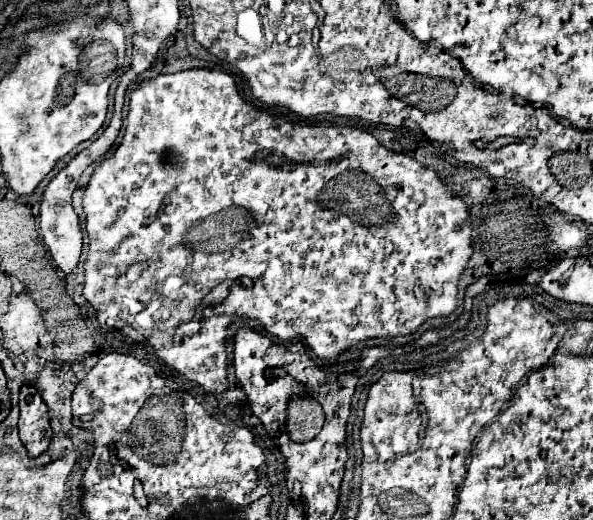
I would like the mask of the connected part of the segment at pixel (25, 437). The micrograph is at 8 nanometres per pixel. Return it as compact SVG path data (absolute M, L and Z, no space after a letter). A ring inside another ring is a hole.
M22 385L20 389L20 439L28 449L30 457L44 453L52 439L52 427L48 419L48 409L34 385Z

